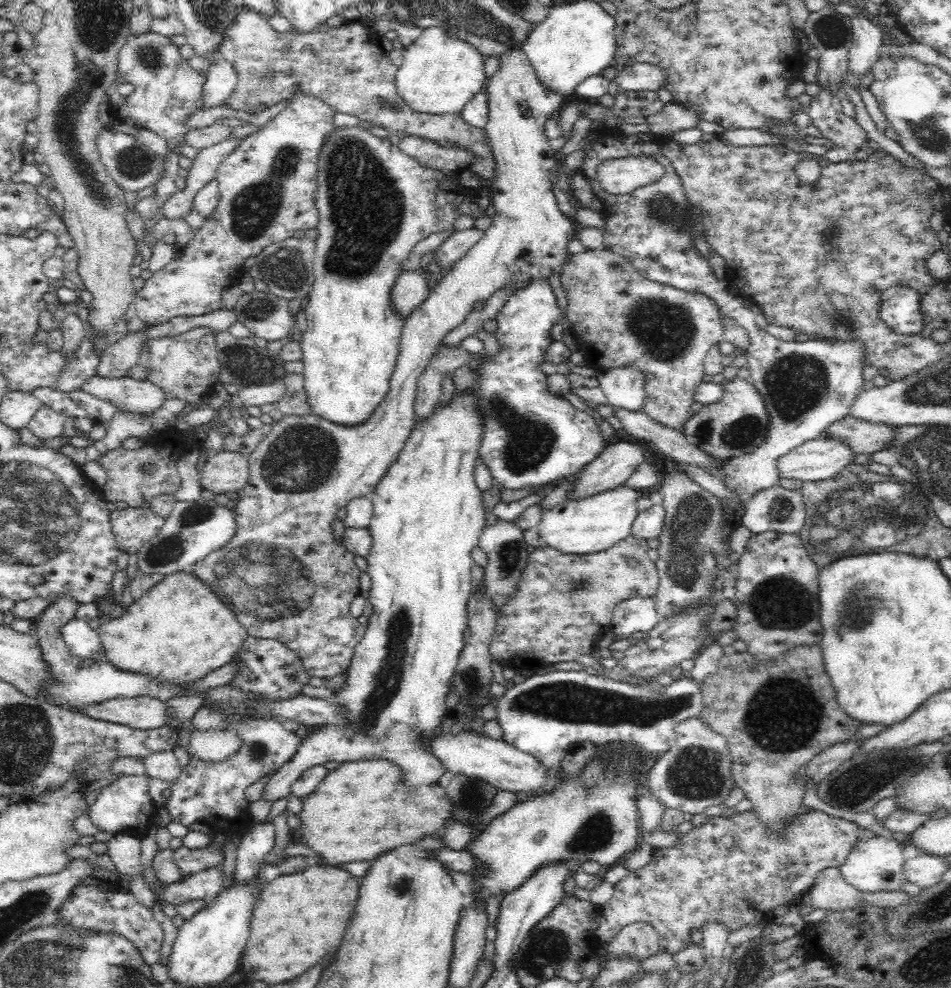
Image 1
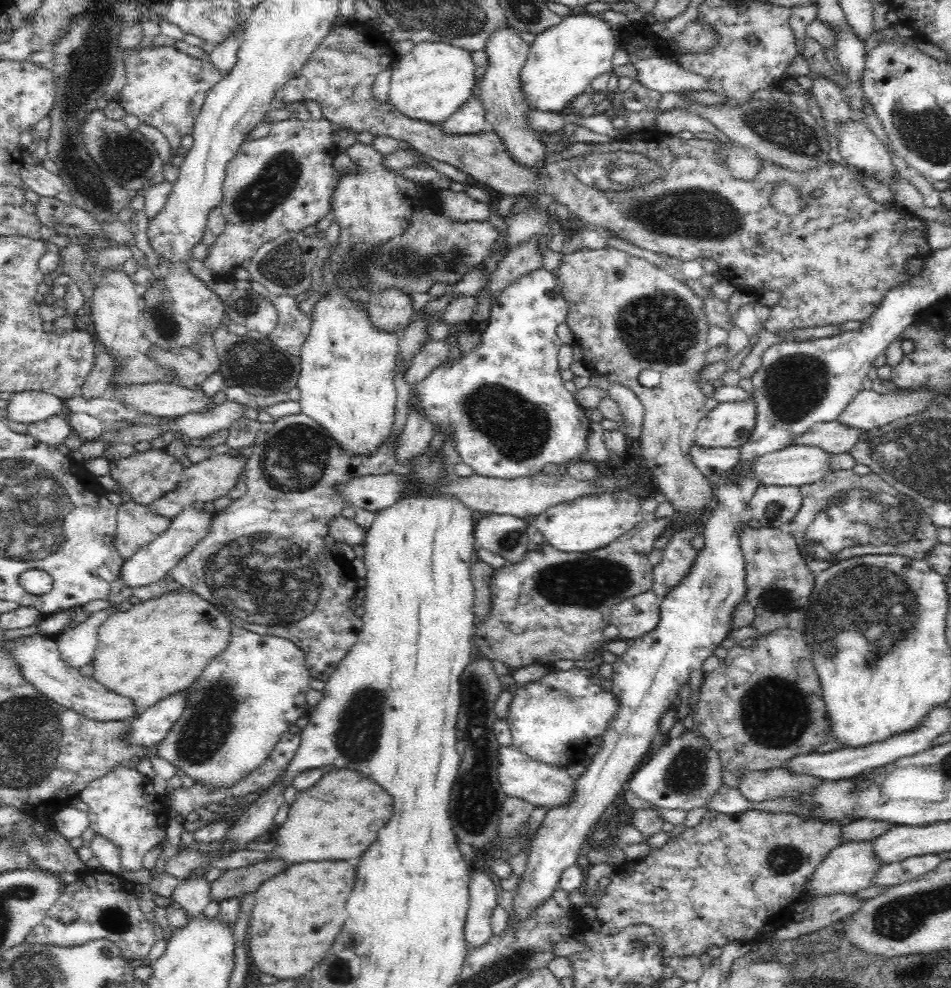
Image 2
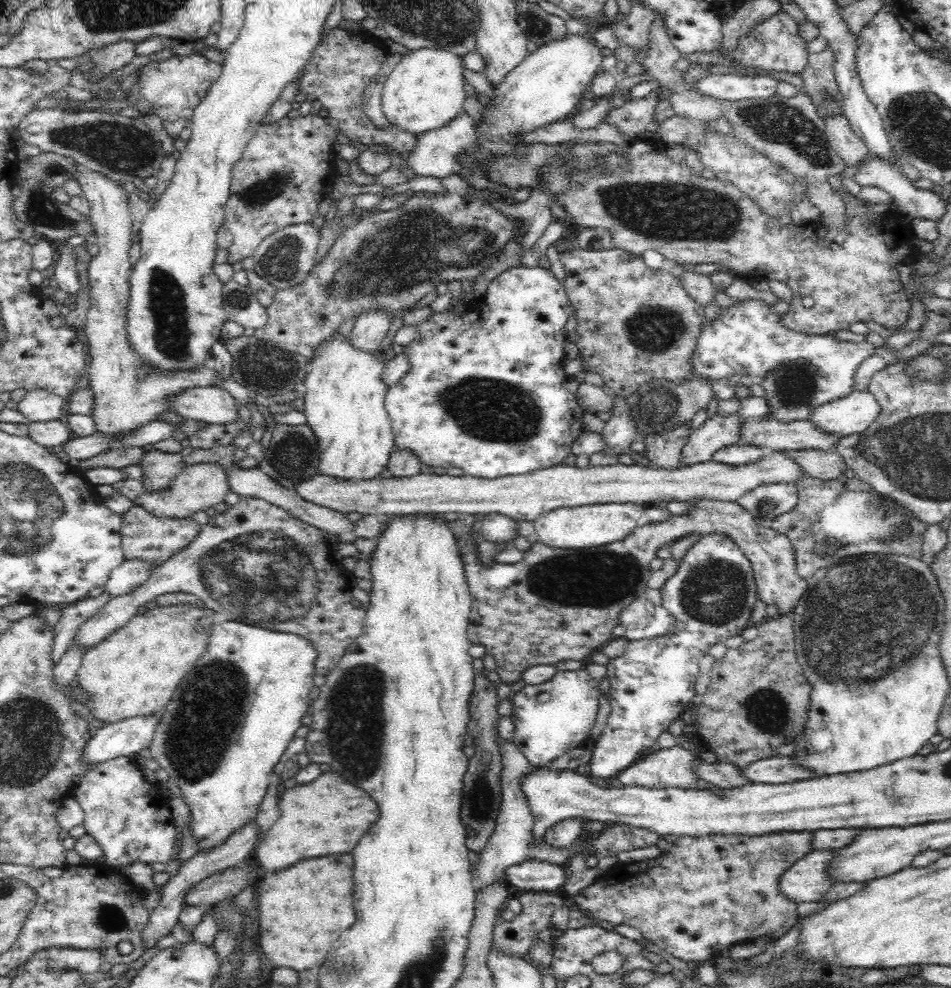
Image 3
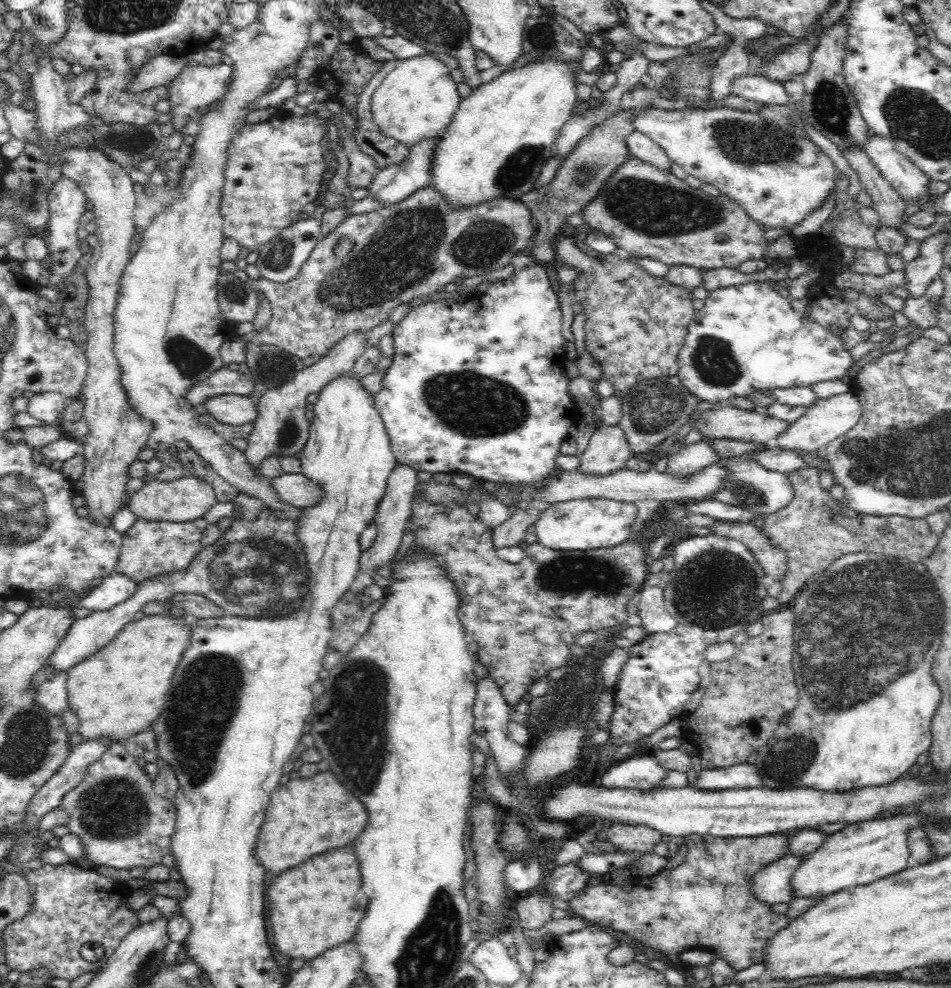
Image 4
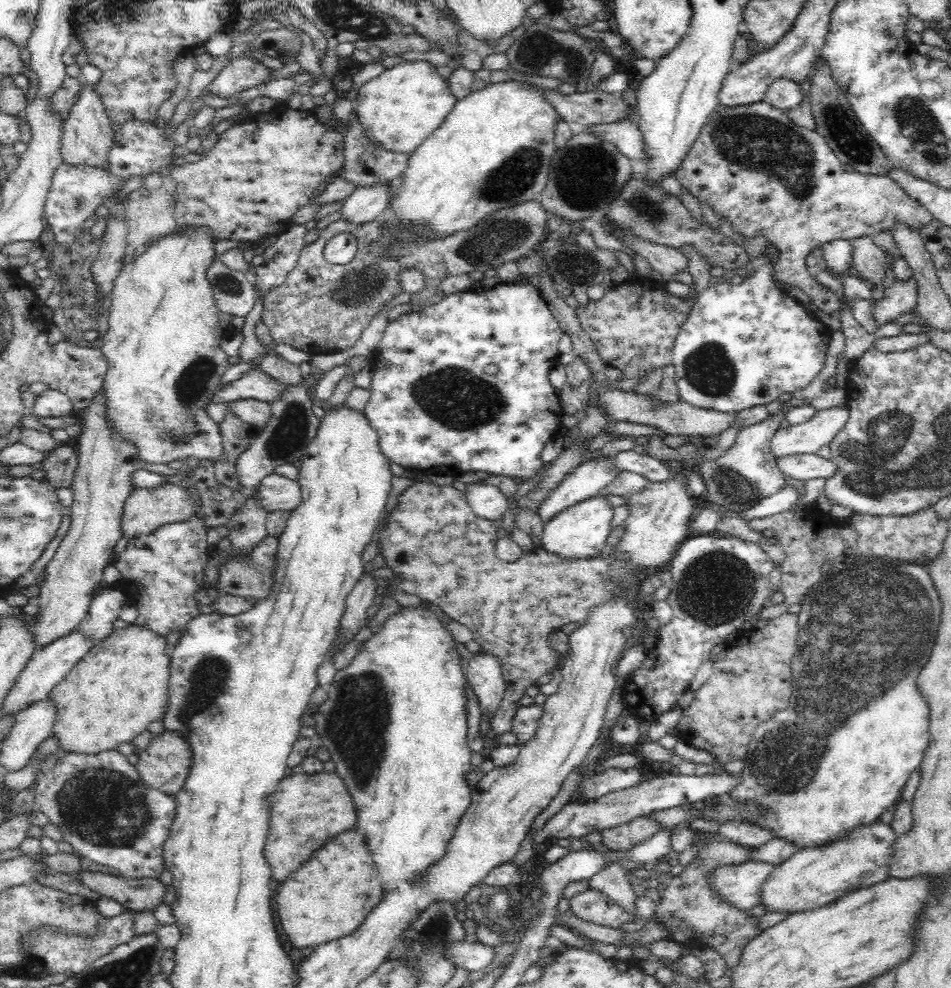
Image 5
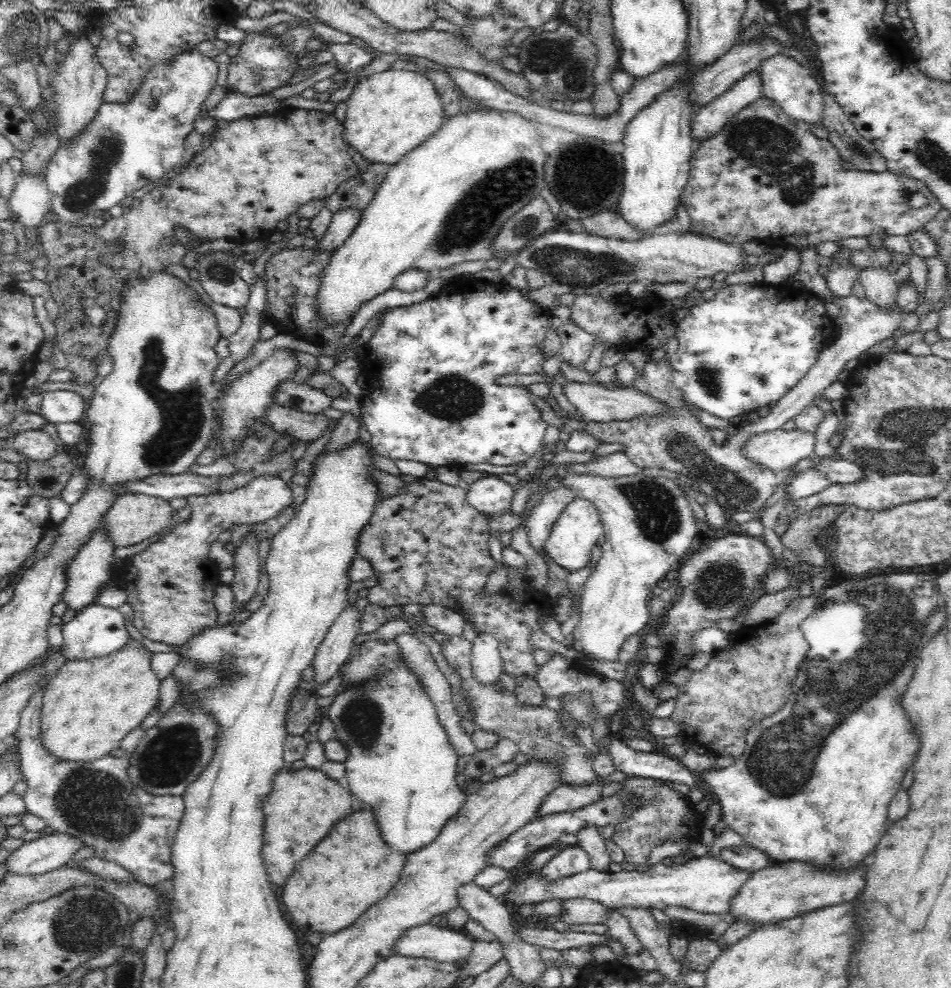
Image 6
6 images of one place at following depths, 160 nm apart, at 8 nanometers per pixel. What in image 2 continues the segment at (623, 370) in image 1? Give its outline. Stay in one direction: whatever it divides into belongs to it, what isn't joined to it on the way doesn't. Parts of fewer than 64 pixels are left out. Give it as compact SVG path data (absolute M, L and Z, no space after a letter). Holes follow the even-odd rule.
M610 384L610 388L607 390L608 397L616 402L619 410L624 415L624 423L620 424L619 431L625 438L628 436L638 440L641 436L643 419L645 416L645 407L634 390L616 384Z

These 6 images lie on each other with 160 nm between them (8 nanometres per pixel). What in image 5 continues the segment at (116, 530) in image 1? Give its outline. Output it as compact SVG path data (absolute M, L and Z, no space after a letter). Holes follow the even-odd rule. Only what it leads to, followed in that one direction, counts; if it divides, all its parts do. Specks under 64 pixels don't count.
M194 514L190 520L186 520L184 523L166 524L152 530L148 535L140 534L128 540L113 565L122 574L119 585L127 595L127 605L134 606L138 610L136 624L166 636L176 630L184 631L186 624L202 613L203 609L198 609L196 605L194 592L204 585L202 581L204 580L204 570L206 570L208 558L210 558L206 551L208 548L206 533L207 528Z

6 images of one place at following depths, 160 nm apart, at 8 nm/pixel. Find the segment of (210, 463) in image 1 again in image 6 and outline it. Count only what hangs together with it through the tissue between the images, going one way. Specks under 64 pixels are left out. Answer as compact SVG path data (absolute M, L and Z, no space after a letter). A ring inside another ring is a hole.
M126 493L118 496L105 512L104 526L112 543L118 546L132 546L158 535L173 523L173 510L169 500L156 498L144 493Z

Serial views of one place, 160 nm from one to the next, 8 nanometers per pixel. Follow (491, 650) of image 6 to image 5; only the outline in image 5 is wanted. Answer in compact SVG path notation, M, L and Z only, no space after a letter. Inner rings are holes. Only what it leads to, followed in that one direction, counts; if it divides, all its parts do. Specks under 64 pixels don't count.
M482 652L474 655L466 671L467 682L478 701L480 717L486 715L490 723L505 693L506 683L501 671L498 658Z

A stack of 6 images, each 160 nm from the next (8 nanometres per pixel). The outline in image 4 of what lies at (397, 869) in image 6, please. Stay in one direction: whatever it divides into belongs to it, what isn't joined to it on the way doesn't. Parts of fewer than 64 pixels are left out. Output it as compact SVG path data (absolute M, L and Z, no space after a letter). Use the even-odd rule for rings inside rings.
M350 846L334 848L320 856L310 858L316 870L304 870L304 864L290 868L276 876L266 888L268 904L270 904L270 920L274 930L276 948L290 959L303 958L306 962L320 956L324 951L348 943L355 934L356 924L362 920L368 900L360 890L360 864Z

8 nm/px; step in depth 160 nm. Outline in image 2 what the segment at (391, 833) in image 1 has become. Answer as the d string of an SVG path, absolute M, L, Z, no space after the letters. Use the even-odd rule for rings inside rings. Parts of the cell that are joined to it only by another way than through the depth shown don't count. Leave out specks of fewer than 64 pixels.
M348 768L329 771L314 788L297 793L287 821L273 830L270 838L275 839L278 846L269 857L279 858L286 864L356 858L376 840L378 830L392 818L392 808L392 798L382 790L382 786L366 778L362 782L360 772L352 772Z

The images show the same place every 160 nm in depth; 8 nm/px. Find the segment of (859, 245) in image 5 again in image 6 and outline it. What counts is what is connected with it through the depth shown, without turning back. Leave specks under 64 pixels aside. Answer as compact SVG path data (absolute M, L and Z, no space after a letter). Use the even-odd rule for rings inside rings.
M864 266L859 269L857 281L862 285L865 297L880 308L891 309L896 303L898 286L895 276L883 266Z

